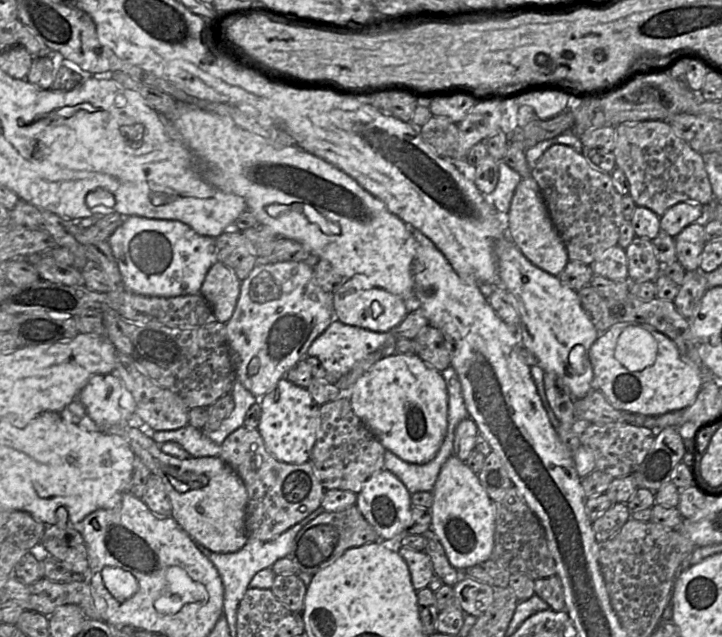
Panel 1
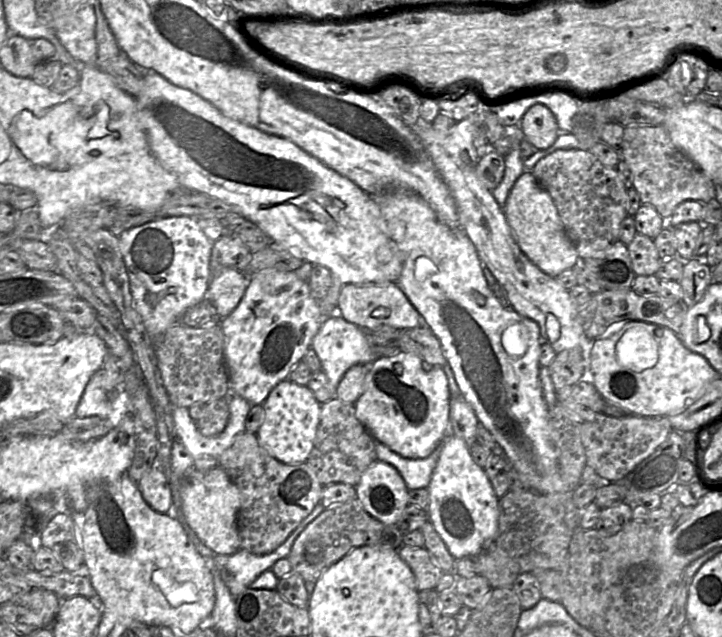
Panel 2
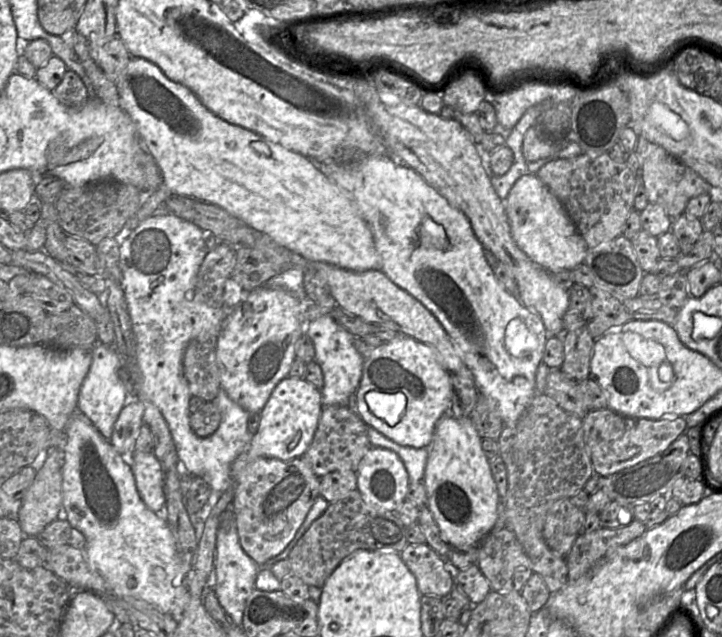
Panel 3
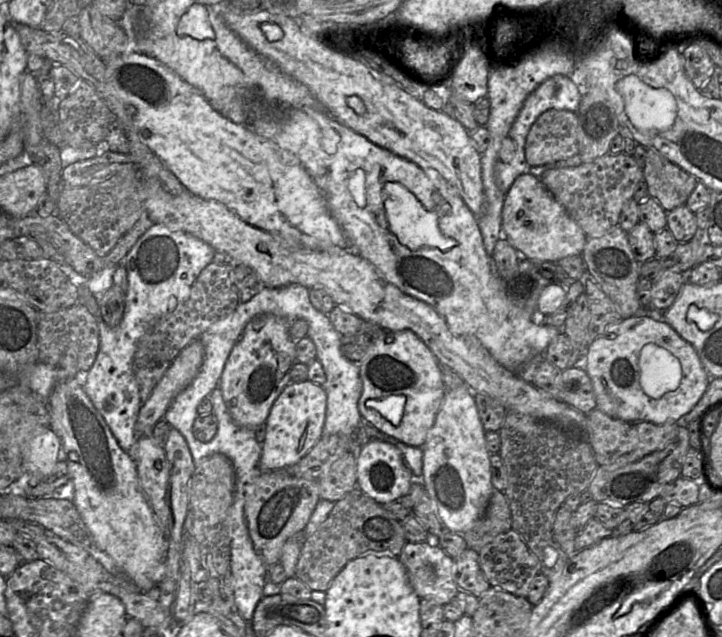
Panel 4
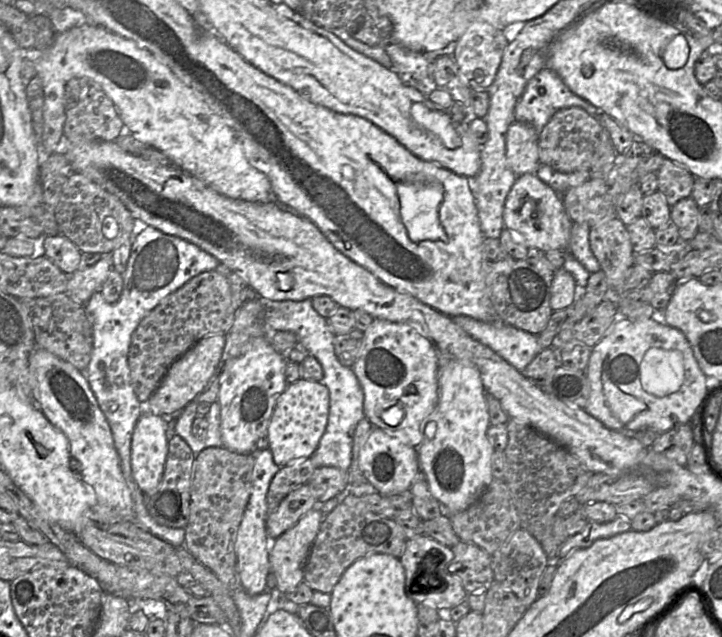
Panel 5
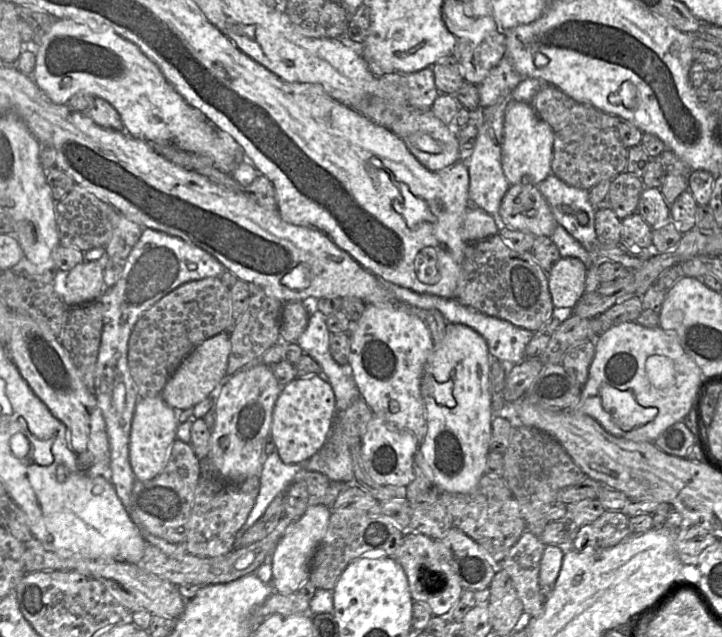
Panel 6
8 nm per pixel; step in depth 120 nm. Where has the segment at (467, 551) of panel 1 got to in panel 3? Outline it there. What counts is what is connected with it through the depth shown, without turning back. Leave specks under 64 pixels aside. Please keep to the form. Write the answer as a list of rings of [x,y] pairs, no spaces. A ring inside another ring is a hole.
[[[443,416],[427,448],[428,458],[423,483],[428,507],[441,531],[443,540],[451,547],[477,546],[493,529],[502,501],[485,456],[482,438],[471,417],[456,419]]]

